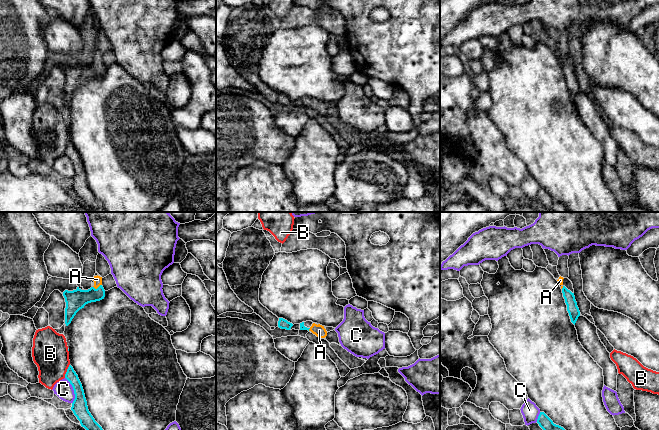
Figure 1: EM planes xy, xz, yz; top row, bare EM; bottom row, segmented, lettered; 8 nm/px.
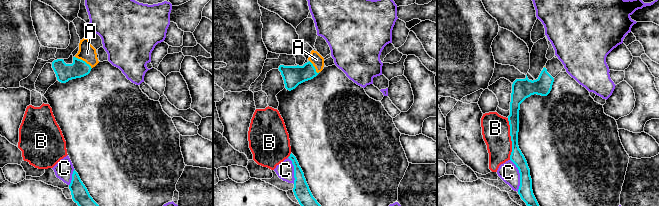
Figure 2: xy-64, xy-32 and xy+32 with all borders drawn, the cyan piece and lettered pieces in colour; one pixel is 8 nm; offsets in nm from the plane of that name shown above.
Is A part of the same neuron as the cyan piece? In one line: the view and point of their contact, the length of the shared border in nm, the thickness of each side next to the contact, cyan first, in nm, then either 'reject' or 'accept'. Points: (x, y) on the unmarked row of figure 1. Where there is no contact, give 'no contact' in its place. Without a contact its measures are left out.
xy (98, 63) | 80 nm | 160/70 nm | accept

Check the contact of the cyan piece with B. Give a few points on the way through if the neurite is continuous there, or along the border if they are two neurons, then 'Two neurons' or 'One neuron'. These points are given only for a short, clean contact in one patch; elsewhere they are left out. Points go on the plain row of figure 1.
Boundary: xy (69, 140), (64, 153). Two neurons

